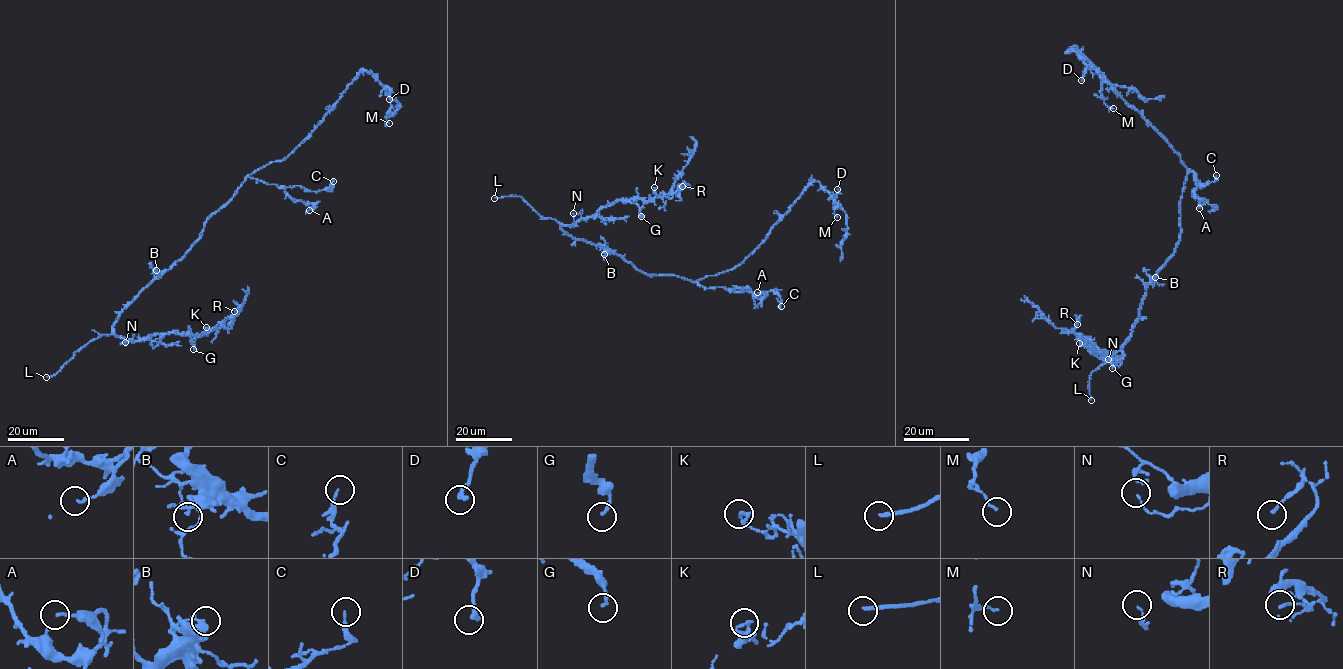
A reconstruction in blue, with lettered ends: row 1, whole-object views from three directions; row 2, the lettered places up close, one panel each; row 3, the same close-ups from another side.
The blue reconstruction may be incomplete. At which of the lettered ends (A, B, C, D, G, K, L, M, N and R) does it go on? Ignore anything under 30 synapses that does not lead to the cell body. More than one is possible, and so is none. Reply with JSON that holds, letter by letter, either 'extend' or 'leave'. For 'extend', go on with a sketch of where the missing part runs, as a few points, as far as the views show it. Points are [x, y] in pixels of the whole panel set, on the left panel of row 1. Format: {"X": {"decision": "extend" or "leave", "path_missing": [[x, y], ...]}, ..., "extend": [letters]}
{"A": {"decision": "leave"}, "B": {"decision": "leave"}, "C": {"decision": "leave"}, "D": {"decision": "leave"}, "G": {"decision": "leave"}, "K": {"decision": "leave"}, "L": {"decision": "extend"}, "M": {"decision": "leave"}, "N": {"decision": "leave"}, "R": {"decision": "leave"}, "extend": ["L"]}

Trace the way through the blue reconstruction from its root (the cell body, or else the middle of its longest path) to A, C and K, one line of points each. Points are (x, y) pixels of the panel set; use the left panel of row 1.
A: (207, 220), (229, 200), (248, 177), (281, 187), (292, 199), (317, 203), (309, 210)
C: (207, 220), (229, 200), (248, 177), (284, 188), (299, 185), (310, 191), (331, 190), (333, 181)
K: (207, 220), (200, 238), (123, 310), (113, 329), (120, 337), (142, 340), (168, 333), (202, 335), (206, 327)

